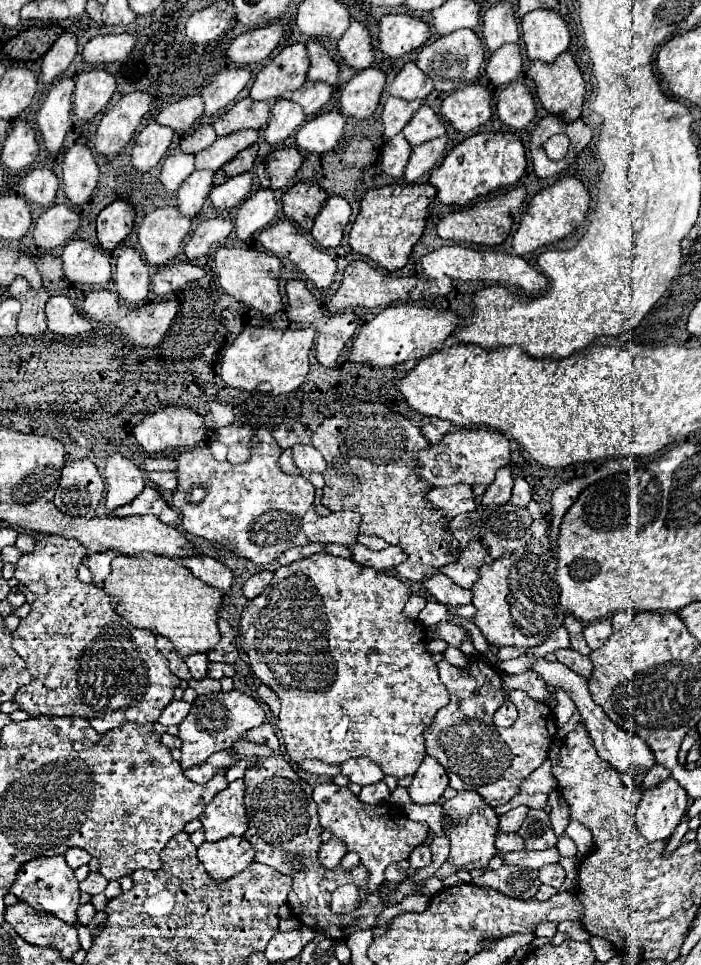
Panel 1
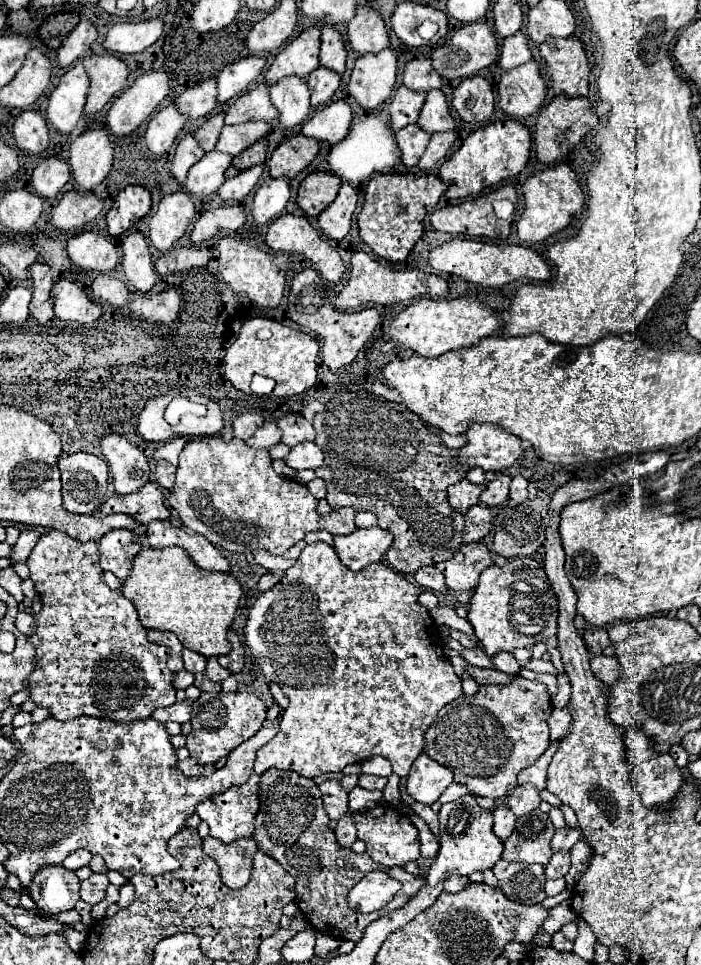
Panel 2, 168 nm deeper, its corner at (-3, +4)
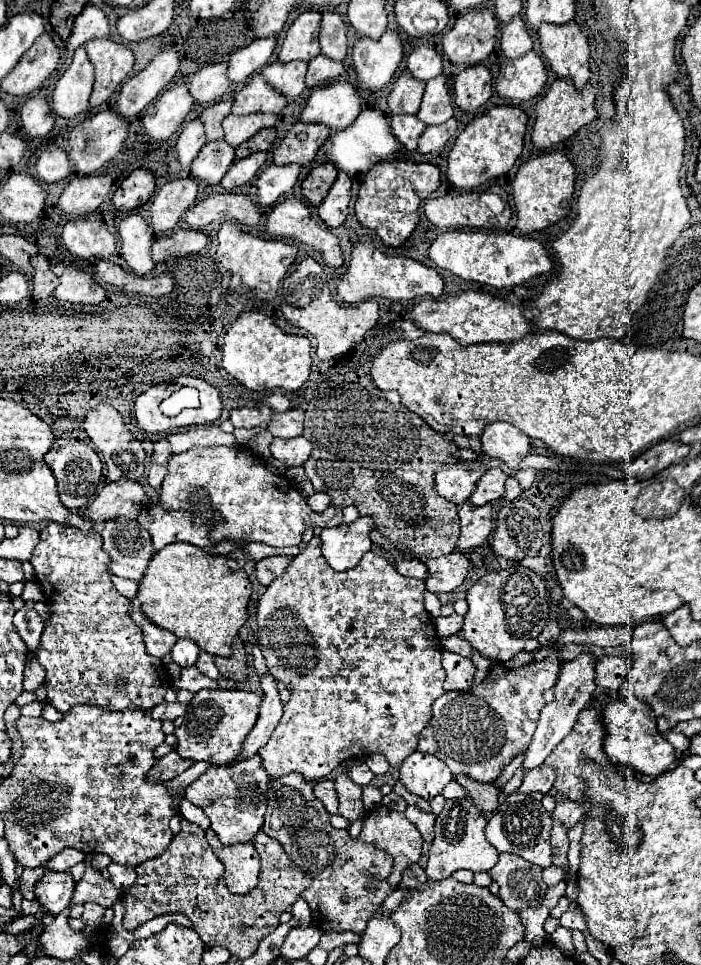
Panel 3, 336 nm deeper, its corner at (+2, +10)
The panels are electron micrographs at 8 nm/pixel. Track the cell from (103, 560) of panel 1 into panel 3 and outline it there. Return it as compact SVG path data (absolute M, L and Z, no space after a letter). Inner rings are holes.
M114 520L106 522L102 528L104 550L110 554L110 572L122 578L142 580L148 562L154 554L148 530L144 530L136 520Z

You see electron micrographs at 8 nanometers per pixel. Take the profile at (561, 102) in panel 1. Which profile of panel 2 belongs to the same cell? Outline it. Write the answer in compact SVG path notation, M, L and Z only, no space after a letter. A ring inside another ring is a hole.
M575 36L545 40L539 46L539 54L547 64L547 74L551 78L555 96L587 96L589 66L583 46Z

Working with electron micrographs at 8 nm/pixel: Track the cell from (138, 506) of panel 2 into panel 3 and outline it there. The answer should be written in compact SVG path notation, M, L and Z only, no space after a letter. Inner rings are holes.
M120 478L102 488L96 500L84 508L84 518L90 518L94 524L114 518L134 520L142 510L142 504L150 504L142 486L134 480Z

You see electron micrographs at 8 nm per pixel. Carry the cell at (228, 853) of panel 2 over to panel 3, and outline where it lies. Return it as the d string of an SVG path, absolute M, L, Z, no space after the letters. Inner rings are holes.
M206 830L206 840L226 868L224 880L230 892L248 894L250 890L254 890L254 886L258 886L260 858L252 842L224 846L212 830Z

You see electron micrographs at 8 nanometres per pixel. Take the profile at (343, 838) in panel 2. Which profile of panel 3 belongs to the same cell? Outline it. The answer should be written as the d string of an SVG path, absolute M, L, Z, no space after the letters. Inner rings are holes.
M340 774L336 778L336 790L338 790L338 798L340 798L338 814L348 818L350 822L354 822L358 816L362 816L362 812L364 812L362 786L354 784L348 774Z

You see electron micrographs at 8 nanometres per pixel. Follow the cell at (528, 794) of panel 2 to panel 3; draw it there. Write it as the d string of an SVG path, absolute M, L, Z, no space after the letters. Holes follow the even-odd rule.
M538 766L534 770L530 770L528 774L524 774L522 786L518 790L526 792L526 794L534 794L534 792L550 792L552 784L556 780L556 770L552 766Z

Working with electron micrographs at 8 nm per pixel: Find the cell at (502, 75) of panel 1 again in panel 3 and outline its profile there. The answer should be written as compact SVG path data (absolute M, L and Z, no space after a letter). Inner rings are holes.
M514 16L508 24L502 26L502 38L500 38L500 48L506 58L518 58L532 50L532 38L524 28L522 16Z

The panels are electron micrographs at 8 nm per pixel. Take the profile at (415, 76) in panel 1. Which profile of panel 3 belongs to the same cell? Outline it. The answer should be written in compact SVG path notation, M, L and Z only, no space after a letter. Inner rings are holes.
M418 46L408 56L408 70L418 80L430 80L438 74L442 74L442 56L436 52L434 46Z

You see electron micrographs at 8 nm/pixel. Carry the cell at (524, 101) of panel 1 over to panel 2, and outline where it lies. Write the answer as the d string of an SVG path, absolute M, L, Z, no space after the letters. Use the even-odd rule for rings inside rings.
M535 60L513 68L501 76L499 106L515 120L527 118L541 110L545 102L545 80Z

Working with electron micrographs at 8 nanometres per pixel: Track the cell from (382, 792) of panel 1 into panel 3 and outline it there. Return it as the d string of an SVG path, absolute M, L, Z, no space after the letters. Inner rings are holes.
M362 762L362 764L354 764L354 766L350 766L350 768L348 768L348 776L350 776L356 784L366 786L366 784L374 778L374 772Z

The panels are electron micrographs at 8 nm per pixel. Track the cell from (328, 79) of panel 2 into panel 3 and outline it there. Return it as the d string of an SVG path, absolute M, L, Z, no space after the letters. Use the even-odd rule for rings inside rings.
M324 54L312 58L308 62L308 74L306 74L306 86L316 88L332 78L338 78L344 72L344 64L332 58L326 58Z

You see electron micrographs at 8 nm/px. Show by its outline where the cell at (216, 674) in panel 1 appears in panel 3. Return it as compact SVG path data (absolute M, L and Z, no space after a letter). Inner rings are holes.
M200 652L200 656L198 656L198 662L196 662L196 668L202 672L202 674L206 674L208 678L220 678L220 672L218 672L218 668L216 668L216 664L214 664L214 656L212 654L208 654L208 652Z

